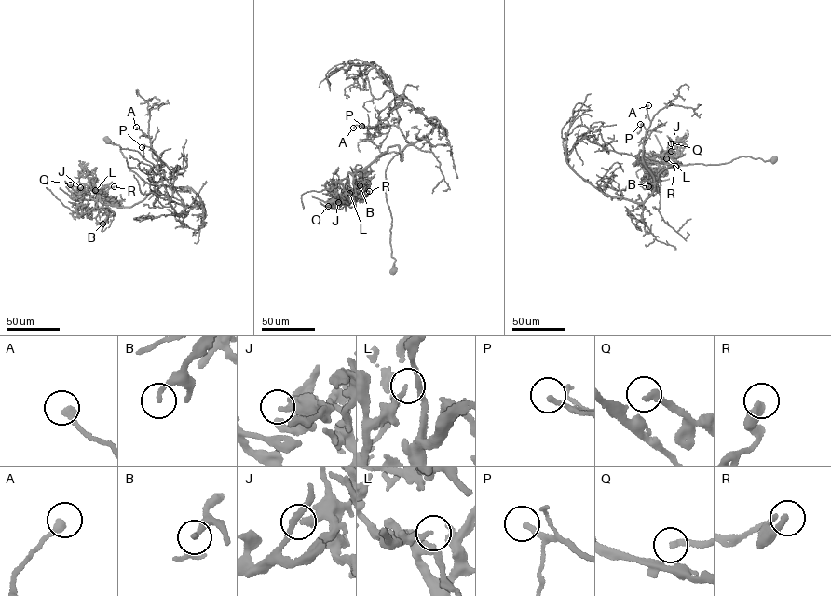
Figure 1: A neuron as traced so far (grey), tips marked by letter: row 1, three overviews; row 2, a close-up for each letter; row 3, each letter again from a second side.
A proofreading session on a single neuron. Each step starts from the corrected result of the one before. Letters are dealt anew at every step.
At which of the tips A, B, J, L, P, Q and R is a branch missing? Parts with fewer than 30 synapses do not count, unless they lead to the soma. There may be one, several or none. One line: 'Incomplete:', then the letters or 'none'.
Incomplete: A, P

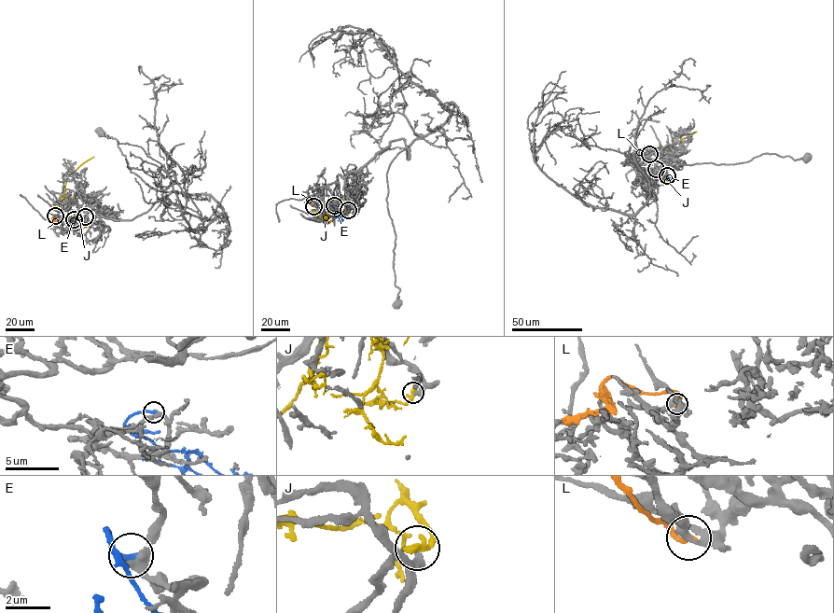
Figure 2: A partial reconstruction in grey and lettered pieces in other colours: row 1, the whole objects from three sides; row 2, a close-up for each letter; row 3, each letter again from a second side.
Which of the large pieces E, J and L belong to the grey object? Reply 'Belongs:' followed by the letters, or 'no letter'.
Belongs: no letter

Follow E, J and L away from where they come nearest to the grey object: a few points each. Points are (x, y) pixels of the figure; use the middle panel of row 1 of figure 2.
E: (335, 205), (341, 218), (337, 220)
J: (349, 210), (344, 211), (344, 204), (337, 201), (327, 221), (326, 218), (329, 222), (347, 207)
L: (313, 206), (307, 200), (310, 199), (309, 195)

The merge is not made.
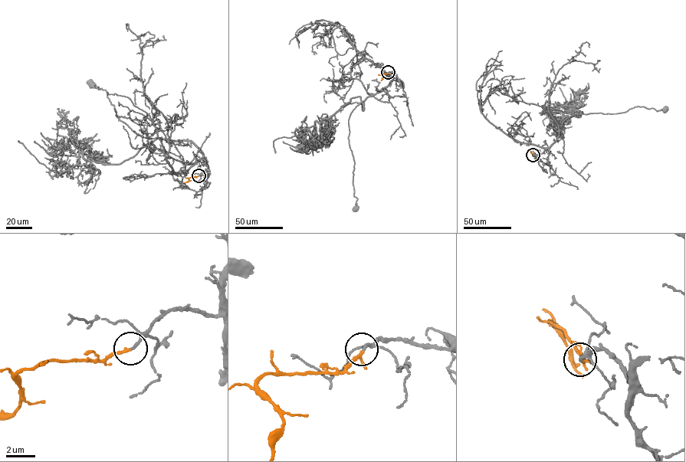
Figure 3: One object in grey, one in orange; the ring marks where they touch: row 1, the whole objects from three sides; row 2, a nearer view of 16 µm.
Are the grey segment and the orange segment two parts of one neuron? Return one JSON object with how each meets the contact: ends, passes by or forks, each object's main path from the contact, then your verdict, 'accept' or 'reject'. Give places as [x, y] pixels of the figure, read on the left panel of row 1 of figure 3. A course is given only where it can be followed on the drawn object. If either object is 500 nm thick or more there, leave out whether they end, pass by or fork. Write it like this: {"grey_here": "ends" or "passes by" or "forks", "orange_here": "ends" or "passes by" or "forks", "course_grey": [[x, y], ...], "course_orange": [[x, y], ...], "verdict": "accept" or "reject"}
{"grey_here": "ends", "orange_here": "passes by", "course_grey": [[198, 175], [205, 173], [207, 168], [201, 151], [192, 142], [137, 134], [119, 119], [104, 89], [90, 84]], "course_orange": [[198, 175], [189, 178], [185, 182]], "verdict": "accept"}

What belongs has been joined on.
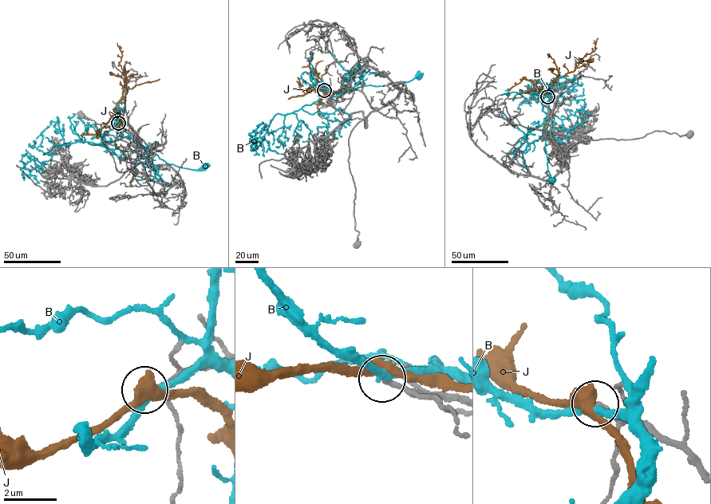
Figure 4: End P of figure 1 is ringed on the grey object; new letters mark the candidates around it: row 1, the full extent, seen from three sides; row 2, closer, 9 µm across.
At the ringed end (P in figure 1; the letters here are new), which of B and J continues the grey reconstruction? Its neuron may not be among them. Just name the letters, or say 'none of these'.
none of these

